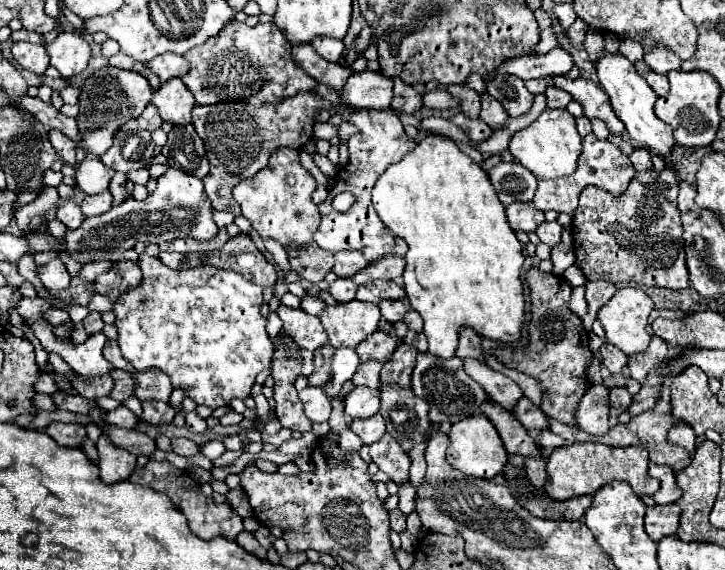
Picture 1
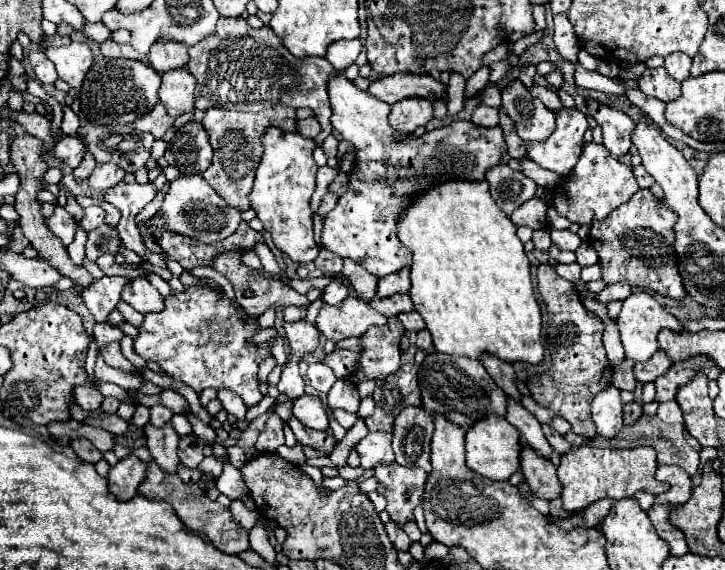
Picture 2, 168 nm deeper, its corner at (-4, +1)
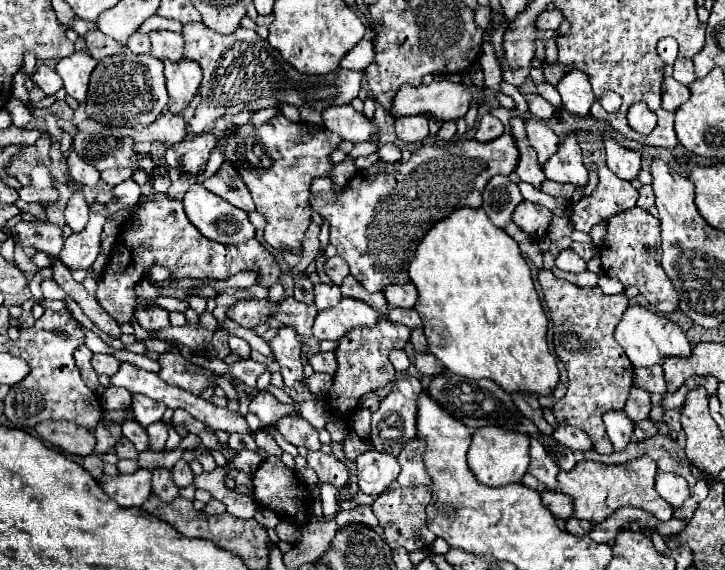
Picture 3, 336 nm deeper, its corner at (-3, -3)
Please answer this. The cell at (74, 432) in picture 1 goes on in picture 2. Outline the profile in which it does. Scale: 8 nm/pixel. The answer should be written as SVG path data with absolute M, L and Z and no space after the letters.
M72 440L70 446L74 448L74 452L84 460L84 462L90 462L90 464L96 464L100 458L102 458L102 452L94 448L94 444L90 444L90 440Z

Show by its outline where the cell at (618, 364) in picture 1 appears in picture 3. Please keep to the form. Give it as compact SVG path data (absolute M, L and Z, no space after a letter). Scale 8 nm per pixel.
M633 386L631 394L629 394L629 400L627 400L627 406L625 406L625 412L635 422L647 420L649 412L651 412L651 398L649 398L649 394L645 390Z

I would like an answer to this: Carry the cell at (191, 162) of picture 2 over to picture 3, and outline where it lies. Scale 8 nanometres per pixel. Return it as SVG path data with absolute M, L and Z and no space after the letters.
M199 134L195 138L185 138L183 142L171 146L165 152L169 166L179 166L189 174L201 174L207 166L209 154L217 144L215 134Z

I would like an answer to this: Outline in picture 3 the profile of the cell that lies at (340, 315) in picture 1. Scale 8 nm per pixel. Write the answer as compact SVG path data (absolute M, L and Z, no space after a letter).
M343 298L337 306L321 310L313 324L313 336L317 340L333 340L339 338L357 326L373 326L377 322L377 310L369 304L353 298Z

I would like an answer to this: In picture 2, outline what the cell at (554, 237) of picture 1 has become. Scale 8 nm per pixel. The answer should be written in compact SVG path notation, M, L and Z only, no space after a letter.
M550 230L552 244L556 244L560 250L576 250L582 244L582 238L570 230Z

